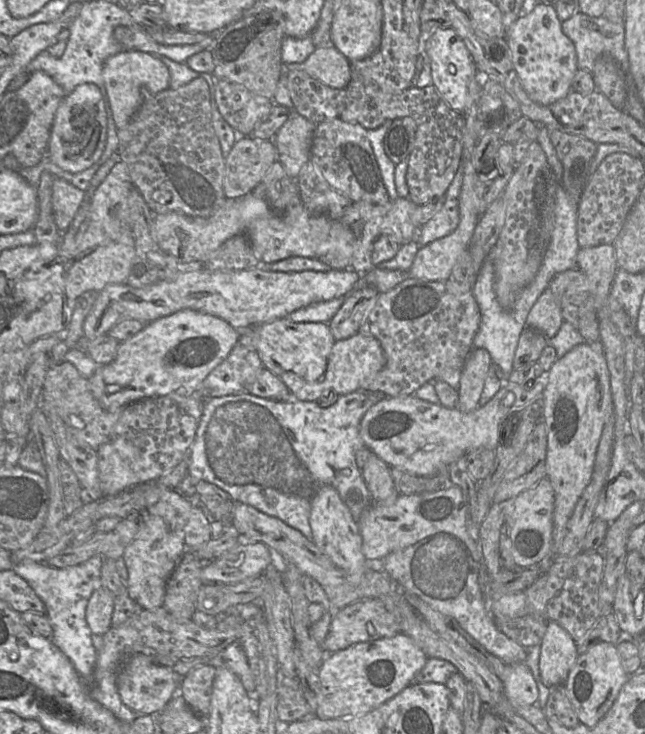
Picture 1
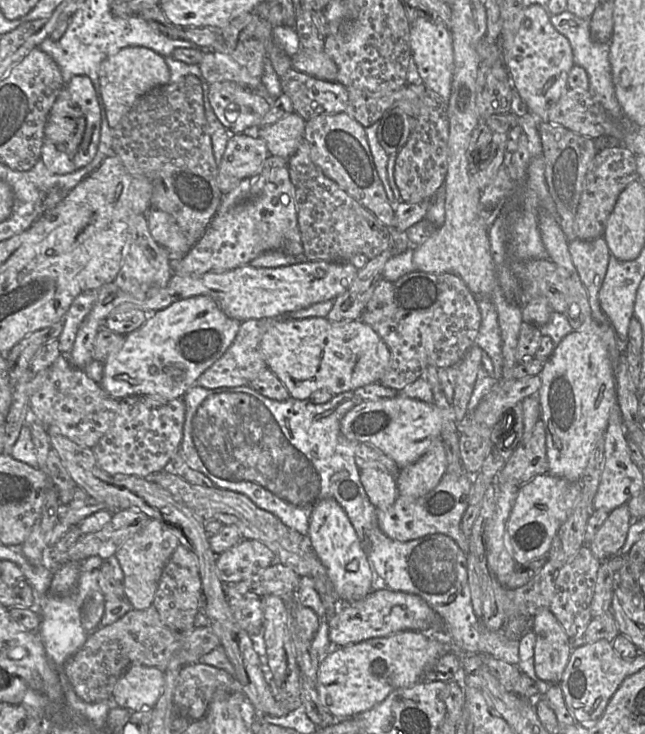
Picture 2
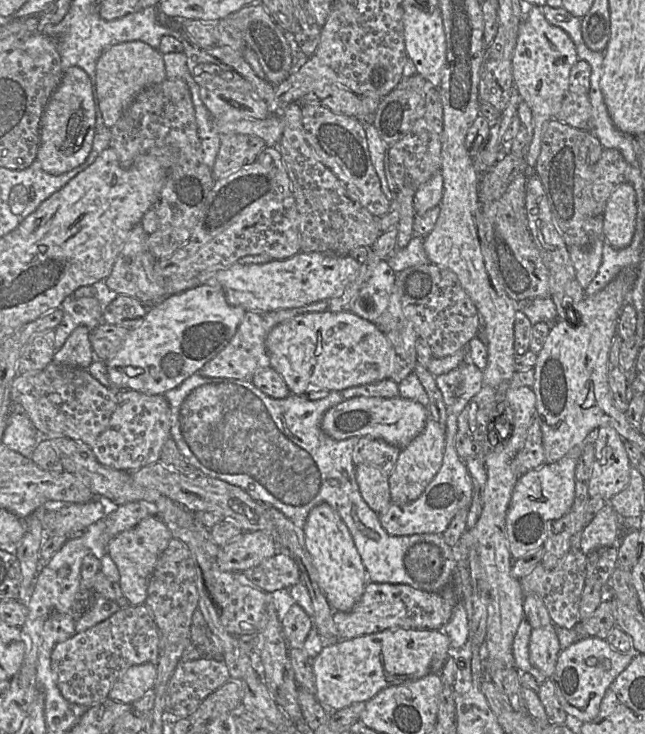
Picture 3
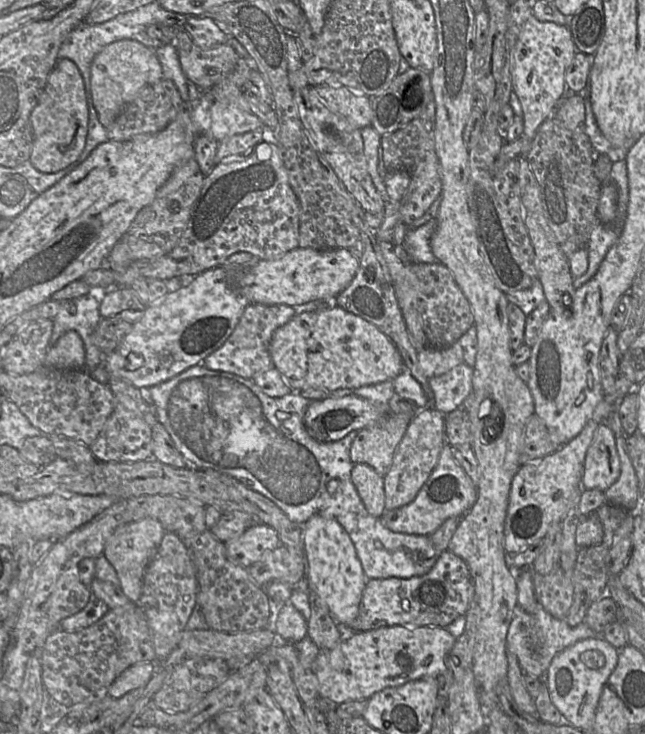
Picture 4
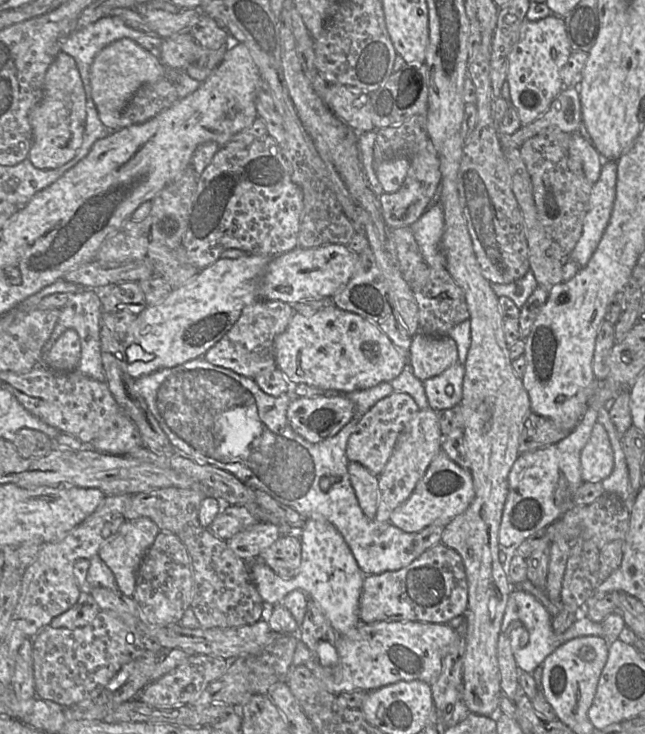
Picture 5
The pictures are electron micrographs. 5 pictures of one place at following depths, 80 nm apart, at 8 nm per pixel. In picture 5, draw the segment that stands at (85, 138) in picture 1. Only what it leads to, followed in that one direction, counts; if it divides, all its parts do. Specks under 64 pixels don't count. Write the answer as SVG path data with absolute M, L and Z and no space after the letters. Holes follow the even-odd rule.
M60 51L44 79L43 96L28 113L32 143L27 156L35 168L52 170L69 162L83 140L86 119L86 95L75 60Z

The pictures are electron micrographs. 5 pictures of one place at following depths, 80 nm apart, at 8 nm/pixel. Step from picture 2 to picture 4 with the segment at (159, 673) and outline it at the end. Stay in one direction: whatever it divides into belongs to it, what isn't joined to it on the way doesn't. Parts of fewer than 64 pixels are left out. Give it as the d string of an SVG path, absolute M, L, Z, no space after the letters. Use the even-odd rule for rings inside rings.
M139 662L129 666L112 682L108 695L112 698L120 698L132 690L144 688L155 670L154 662Z

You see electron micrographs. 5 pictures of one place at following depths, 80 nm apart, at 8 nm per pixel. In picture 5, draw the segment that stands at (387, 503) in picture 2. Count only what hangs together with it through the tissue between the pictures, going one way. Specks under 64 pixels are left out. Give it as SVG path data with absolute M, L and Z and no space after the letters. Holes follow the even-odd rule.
M349 461L347 470L359 506L367 518L374 519L380 497L378 476L356 462Z

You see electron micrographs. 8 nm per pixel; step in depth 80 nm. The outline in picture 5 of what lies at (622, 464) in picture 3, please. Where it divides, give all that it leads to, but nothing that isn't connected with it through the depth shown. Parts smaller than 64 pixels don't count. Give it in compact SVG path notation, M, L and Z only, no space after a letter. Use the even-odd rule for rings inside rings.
M598 422L580 453L583 481L602 482L613 470L614 453L606 429Z

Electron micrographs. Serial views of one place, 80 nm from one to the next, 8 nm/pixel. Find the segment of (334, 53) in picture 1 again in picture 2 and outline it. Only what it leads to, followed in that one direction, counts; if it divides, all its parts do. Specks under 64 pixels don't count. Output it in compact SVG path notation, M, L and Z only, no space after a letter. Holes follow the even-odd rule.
M301 48L291 57L292 68L316 78L336 81L338 67L324 50Z

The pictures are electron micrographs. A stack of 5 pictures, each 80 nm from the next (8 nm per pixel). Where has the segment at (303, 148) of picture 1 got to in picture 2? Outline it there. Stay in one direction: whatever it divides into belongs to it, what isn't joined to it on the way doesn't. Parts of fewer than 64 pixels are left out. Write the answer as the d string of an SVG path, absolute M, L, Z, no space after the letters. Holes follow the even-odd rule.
M294 111L274 124L258 127L249 133L266 142L270 155L288 160L304 140L305 125L306 121Z

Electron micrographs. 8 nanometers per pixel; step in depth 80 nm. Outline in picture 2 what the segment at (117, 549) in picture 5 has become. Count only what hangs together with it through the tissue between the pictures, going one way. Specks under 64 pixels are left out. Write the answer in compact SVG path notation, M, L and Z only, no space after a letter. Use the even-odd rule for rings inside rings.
M150 518L116 551L114 556L118 559L124 572L122 583L125 597L134 609L142 610L152 606L163 568L179 544L176 535L163 522Z

